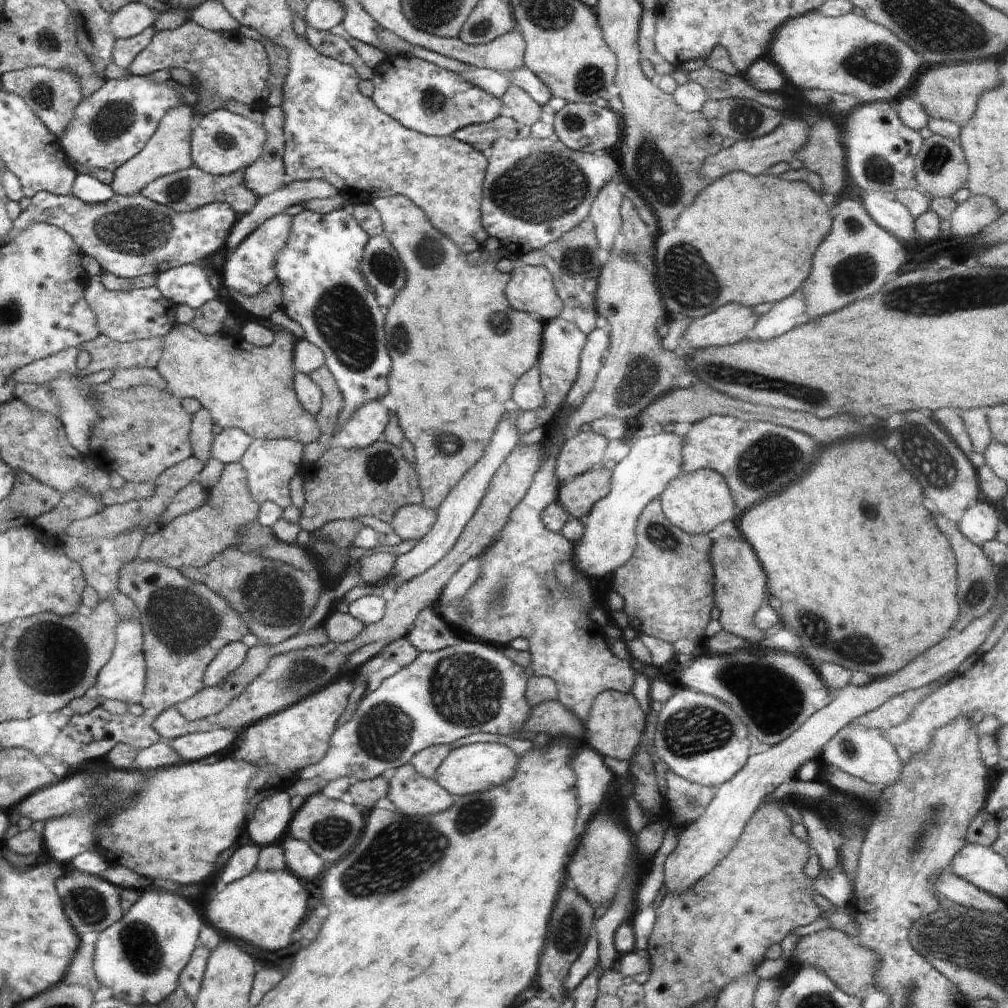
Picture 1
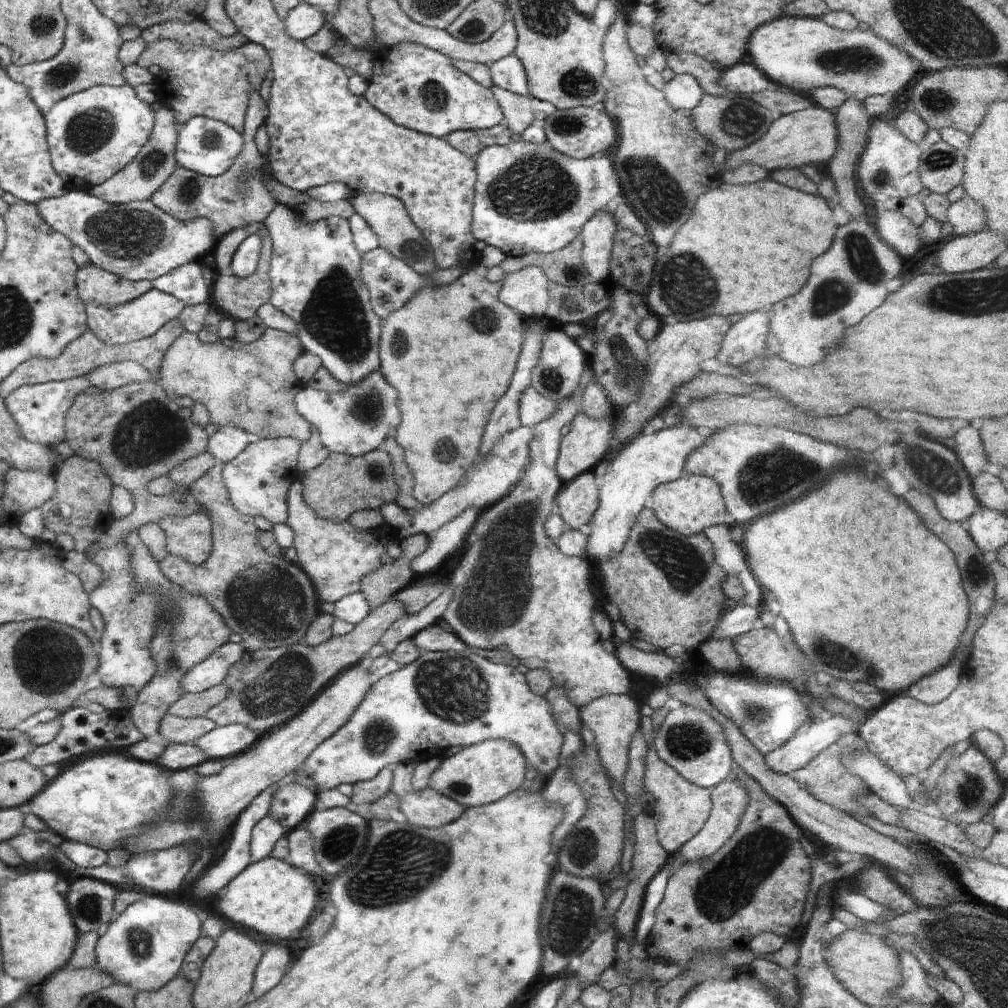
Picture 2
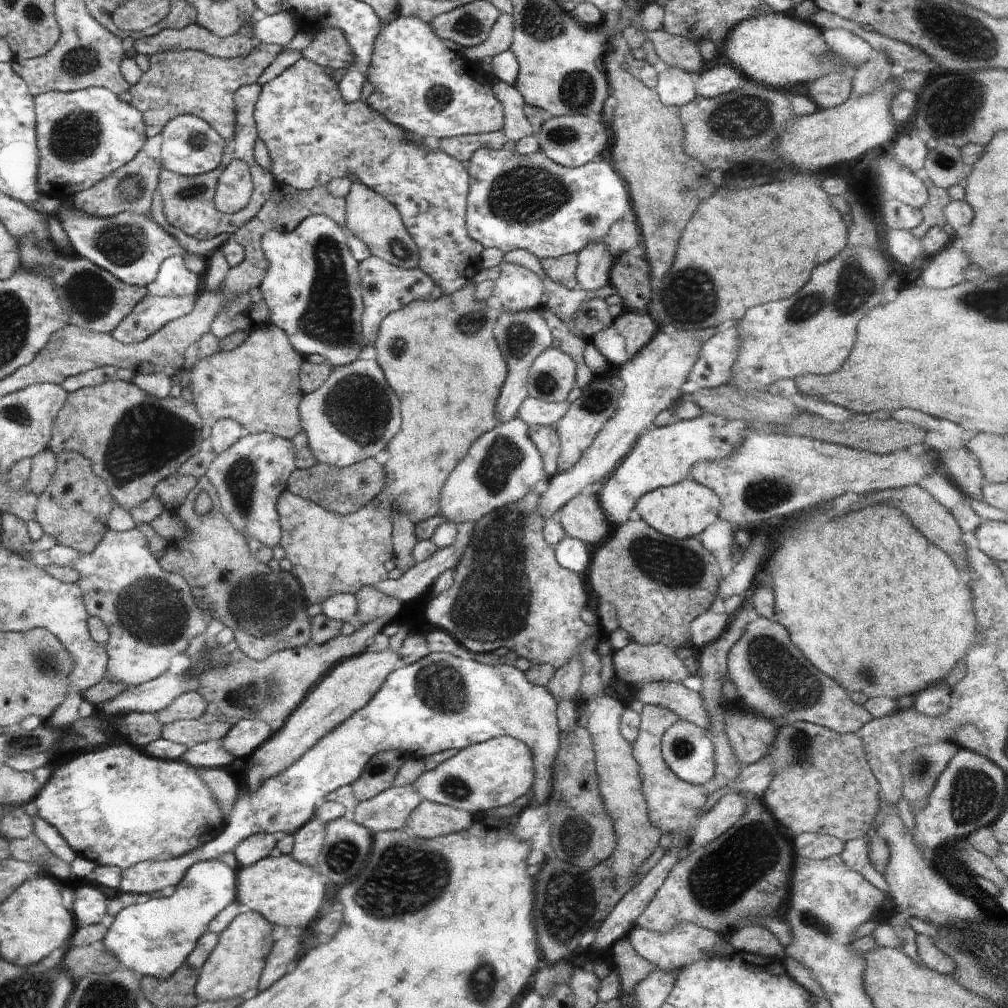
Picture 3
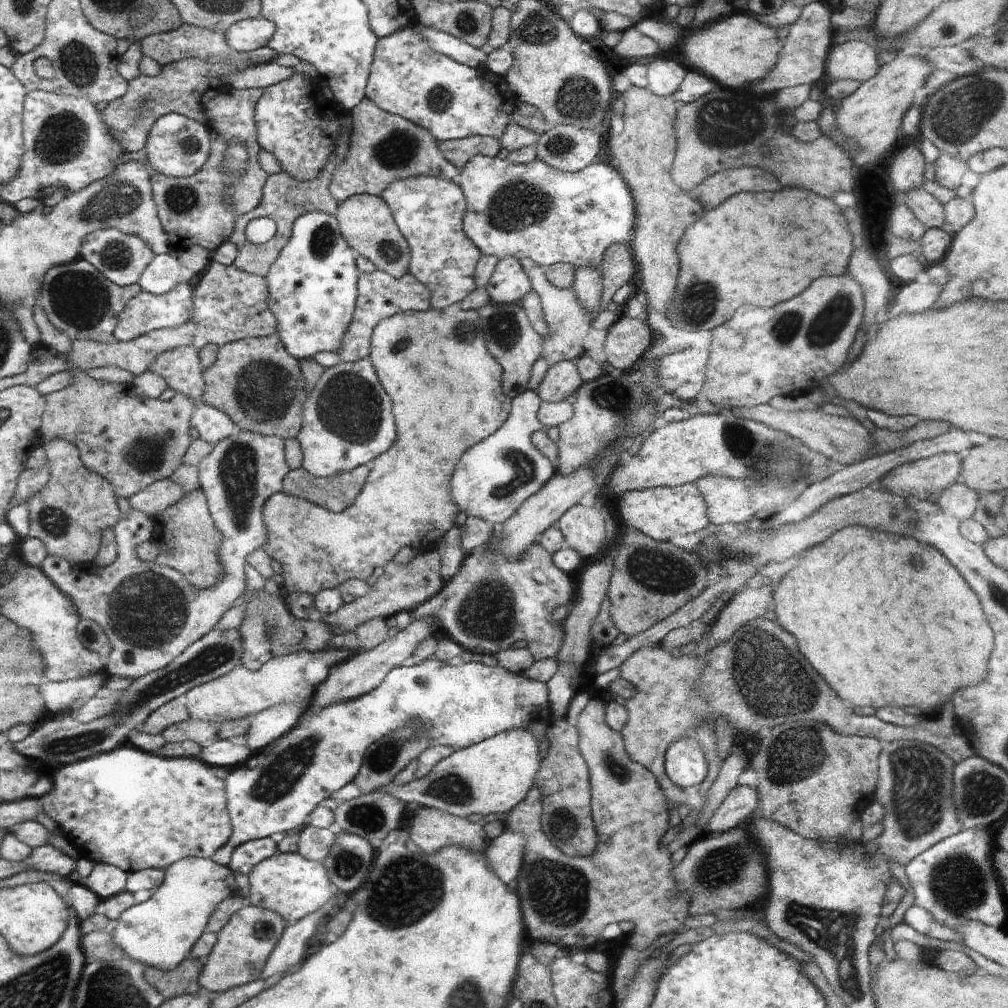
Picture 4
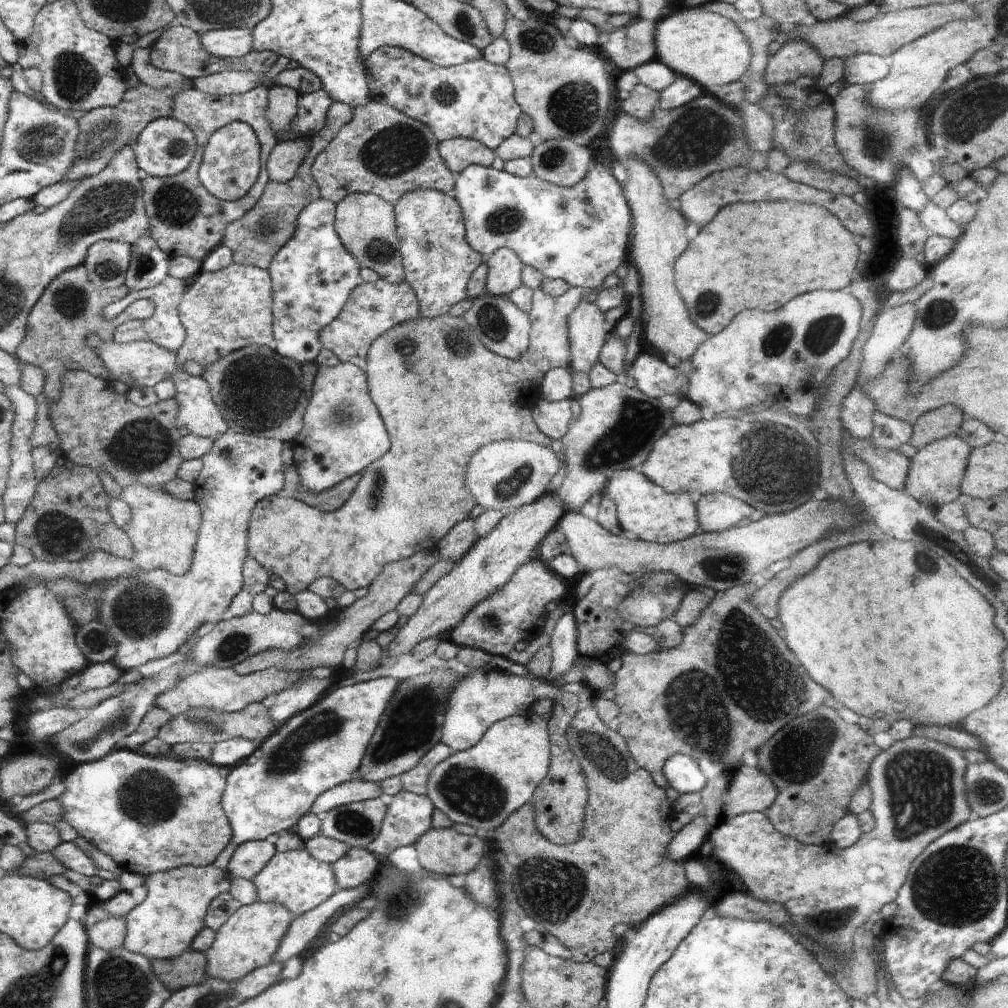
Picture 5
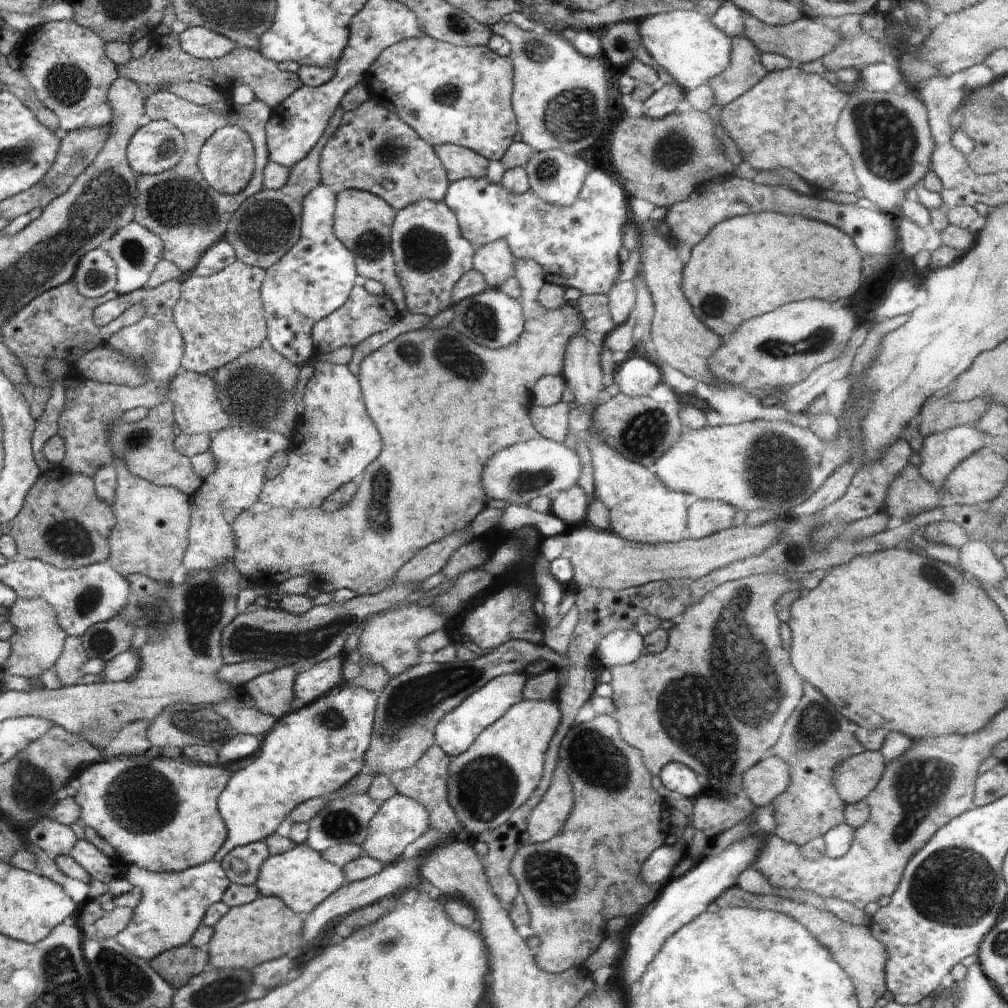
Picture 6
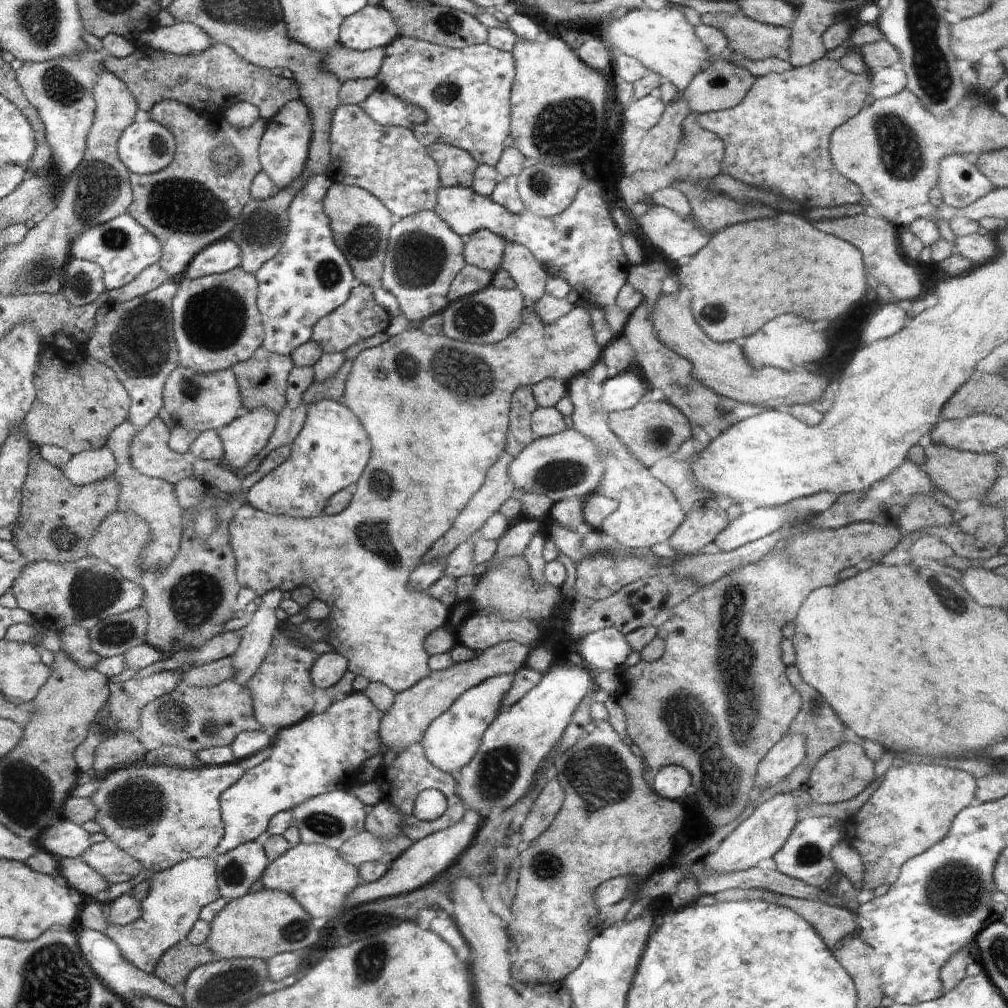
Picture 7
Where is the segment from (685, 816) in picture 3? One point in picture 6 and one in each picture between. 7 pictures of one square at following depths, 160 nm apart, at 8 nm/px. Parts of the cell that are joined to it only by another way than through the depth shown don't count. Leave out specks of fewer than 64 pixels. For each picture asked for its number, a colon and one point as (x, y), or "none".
4: (757, 671)
5: (732, 672)
6: (674, 705)

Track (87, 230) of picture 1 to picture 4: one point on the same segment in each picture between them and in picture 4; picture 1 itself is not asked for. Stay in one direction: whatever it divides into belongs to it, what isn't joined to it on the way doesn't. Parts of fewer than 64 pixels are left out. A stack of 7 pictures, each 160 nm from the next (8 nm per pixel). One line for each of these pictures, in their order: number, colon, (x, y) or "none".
2: (138, 241)
3: (132, 246)
4: (121, 258)

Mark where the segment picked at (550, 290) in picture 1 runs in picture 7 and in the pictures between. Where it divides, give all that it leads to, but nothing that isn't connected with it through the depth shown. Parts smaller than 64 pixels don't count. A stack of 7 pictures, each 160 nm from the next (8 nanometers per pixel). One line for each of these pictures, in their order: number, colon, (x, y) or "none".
2: (526, 291)
3: (518, 288)
4: (509, 283)
5: (504, 268)
6: (495, 261)
7: (484, 249)

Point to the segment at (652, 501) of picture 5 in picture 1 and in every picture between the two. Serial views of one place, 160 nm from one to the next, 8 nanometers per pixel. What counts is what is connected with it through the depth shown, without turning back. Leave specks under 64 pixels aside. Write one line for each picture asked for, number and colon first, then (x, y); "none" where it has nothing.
1: (697, 502)
2: (692, 503)
3: (682, 511)
4: (659, 512)

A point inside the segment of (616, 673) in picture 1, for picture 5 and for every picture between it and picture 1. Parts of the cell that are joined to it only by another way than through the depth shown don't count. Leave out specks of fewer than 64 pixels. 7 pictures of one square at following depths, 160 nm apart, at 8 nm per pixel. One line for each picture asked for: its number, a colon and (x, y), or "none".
2: (514, 587)
3: (508, 589)
4: (494, 601)
5: (517, 611)

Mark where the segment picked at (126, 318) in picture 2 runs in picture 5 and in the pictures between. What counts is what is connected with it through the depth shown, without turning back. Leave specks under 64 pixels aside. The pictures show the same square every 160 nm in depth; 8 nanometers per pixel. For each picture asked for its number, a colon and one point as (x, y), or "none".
3: (153, 312)
4: (146, 312)
5: (165, 327)

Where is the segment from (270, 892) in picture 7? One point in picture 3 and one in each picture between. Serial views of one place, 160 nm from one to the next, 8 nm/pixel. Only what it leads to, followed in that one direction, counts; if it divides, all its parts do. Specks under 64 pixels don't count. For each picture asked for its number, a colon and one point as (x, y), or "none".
3: (234, 966)
4: (243, 946)
5: (249, 938)
6: (247, 935)

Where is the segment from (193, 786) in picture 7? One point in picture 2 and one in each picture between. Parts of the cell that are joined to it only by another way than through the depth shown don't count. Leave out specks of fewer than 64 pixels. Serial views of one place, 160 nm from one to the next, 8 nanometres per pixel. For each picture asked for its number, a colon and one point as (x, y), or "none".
2: (97, 801)
3: (118, 806)
4: (135, 810)
5: (149, 814)
6: (161, 814)

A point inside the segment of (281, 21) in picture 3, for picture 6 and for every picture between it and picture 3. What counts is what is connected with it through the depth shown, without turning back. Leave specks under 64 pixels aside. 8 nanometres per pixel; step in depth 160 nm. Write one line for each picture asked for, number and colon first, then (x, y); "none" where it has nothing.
4: (248, 35)
5: (233, 42)
6: (199, 42)

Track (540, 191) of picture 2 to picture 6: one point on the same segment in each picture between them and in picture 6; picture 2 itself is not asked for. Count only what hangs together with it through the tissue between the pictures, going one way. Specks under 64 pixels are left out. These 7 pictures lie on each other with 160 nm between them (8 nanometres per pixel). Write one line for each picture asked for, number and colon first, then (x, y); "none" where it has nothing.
3: (529, 201)
4: (531, 210)
5: (578, 233)
6: (576, 245)

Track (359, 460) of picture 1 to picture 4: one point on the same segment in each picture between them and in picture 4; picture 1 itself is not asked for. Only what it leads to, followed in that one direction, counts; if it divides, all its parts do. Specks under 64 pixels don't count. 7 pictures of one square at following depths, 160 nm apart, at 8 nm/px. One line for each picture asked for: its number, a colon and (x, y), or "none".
2: (340, 485)
3: (345, 490)
4: (335, 493)

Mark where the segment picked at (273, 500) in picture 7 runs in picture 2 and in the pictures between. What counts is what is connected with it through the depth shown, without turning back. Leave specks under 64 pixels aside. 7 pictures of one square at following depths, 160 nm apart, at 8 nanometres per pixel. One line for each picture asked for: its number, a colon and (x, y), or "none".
2: (357, 420)
3: (351, 417)
4: (346, 407)
5: (342, 433)
6: (334, 440)

